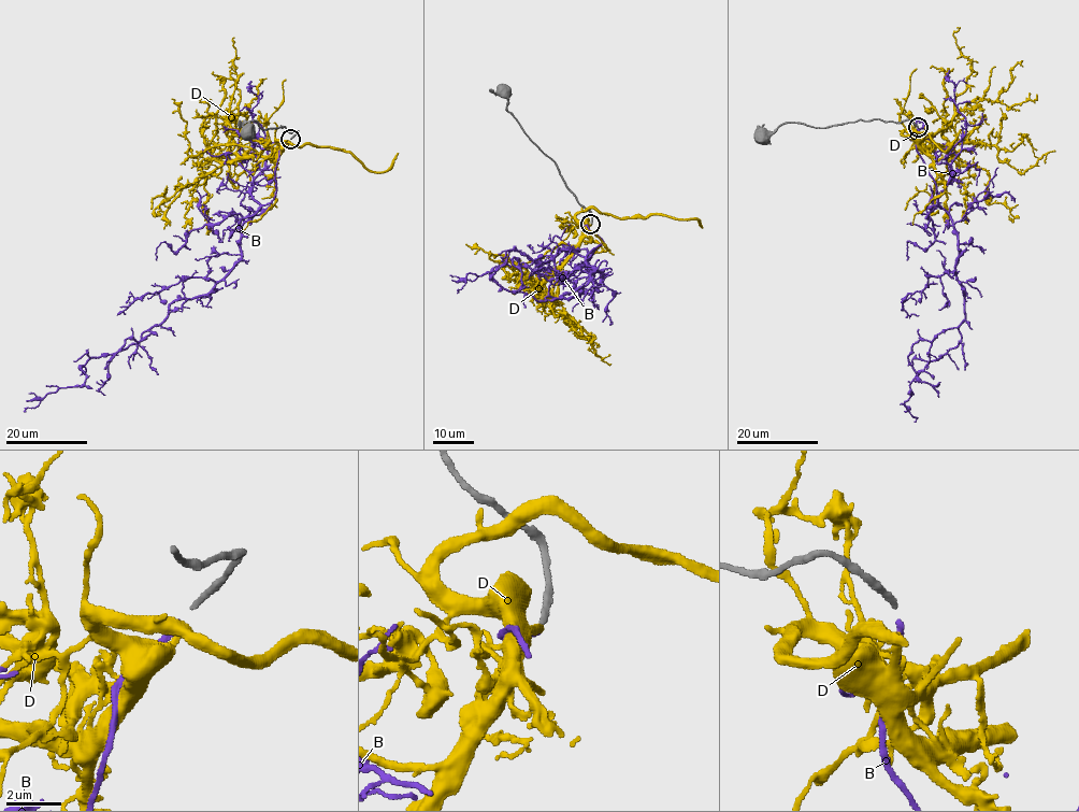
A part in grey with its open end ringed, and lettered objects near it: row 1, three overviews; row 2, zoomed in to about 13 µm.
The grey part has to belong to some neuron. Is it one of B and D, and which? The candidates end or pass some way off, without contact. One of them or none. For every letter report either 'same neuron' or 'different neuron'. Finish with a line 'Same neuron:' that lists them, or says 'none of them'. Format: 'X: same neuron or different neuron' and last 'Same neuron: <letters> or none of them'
B: same neuron
D: different neuron
Same neuron: B

